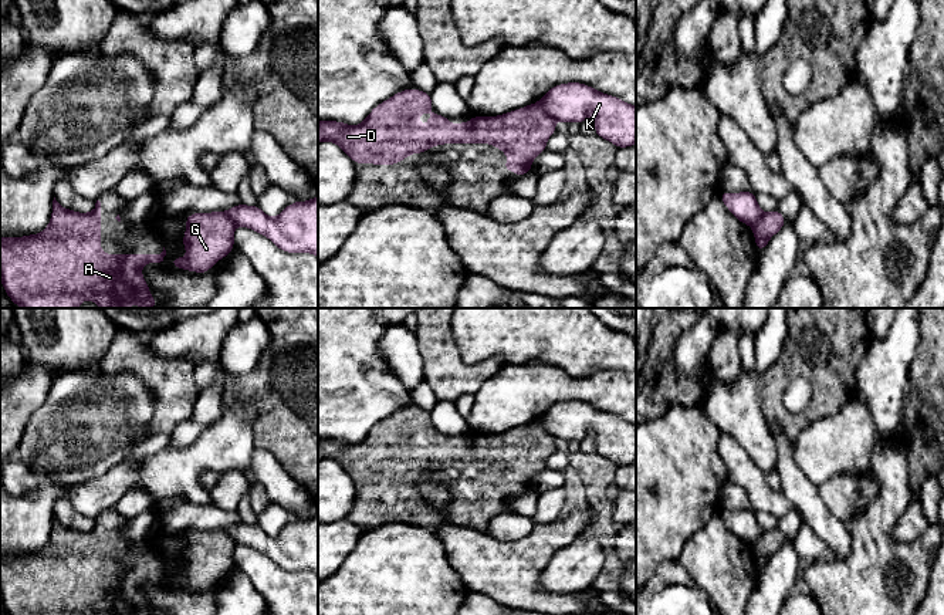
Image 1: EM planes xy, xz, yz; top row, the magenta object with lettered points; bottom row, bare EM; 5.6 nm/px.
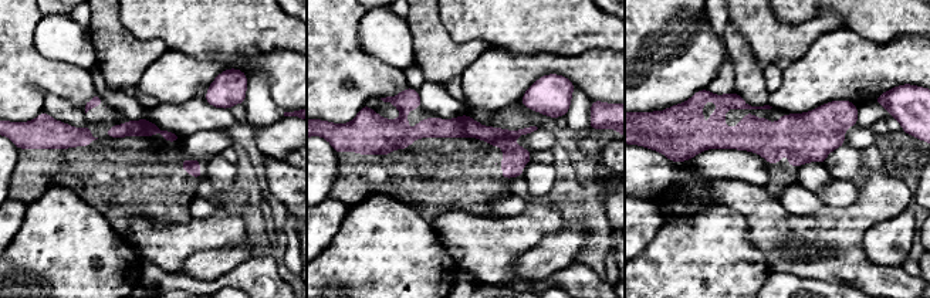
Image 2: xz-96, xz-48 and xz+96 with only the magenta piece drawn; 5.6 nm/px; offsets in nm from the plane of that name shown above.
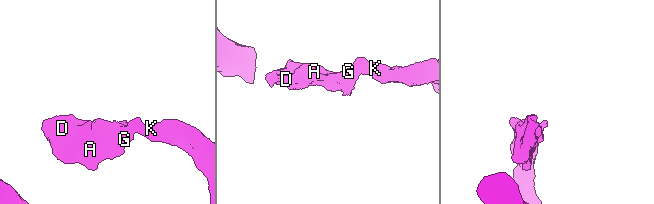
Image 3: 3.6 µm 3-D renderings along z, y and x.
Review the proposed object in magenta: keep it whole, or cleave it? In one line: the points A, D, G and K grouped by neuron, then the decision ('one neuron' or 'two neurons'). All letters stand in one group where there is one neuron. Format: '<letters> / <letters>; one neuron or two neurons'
A D G / K; two neurons

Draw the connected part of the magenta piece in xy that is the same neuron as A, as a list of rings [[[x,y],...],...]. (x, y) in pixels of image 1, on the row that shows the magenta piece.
[[[54,197],[50,224],[40,234],[28,234],[24,237],[0,237],[0,280],[10,300],[17,307],[24,308],[77,308],[85,300],[97,303],[99,308],[129,308],[131,303],[139,305],[141,308],[153,308],[156,301],[152,297],[141,270],[148,263],[163,261],[165,256],[165,247],[160,254],[104,254],[101,251],[101,202],[97,200],[92,212],[78,213],[75,210],[64,209]]]

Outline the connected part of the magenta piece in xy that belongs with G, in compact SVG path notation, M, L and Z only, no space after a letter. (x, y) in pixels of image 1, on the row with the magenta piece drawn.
M226 212L193 213L186 217L183 247L187 256L173 257L175 268L206 273L234 249L236 223Z

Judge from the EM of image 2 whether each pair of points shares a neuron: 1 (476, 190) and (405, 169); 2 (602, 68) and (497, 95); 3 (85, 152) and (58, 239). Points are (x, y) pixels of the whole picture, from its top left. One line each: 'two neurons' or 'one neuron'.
1: one neuron
2: one neuron
3: two neurons

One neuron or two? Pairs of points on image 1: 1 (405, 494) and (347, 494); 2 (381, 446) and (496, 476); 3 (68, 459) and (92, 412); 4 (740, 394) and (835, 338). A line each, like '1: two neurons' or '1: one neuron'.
1: two neurons
2: one neuron
3: one neuron
4: two neurons

